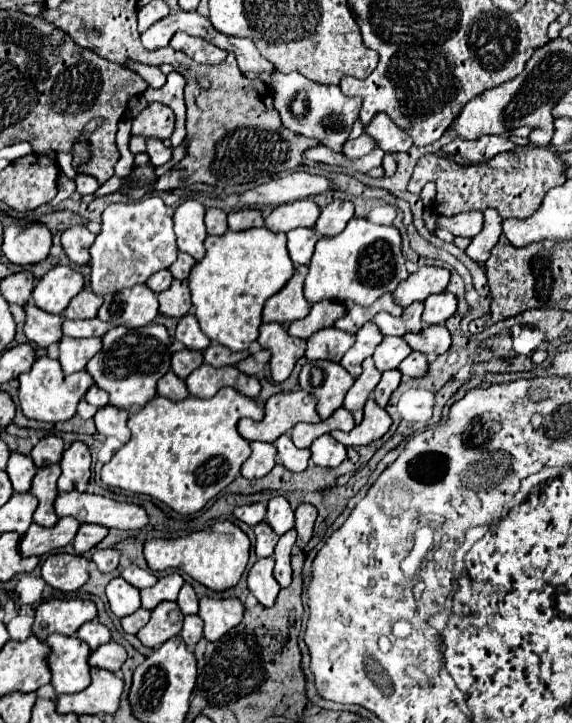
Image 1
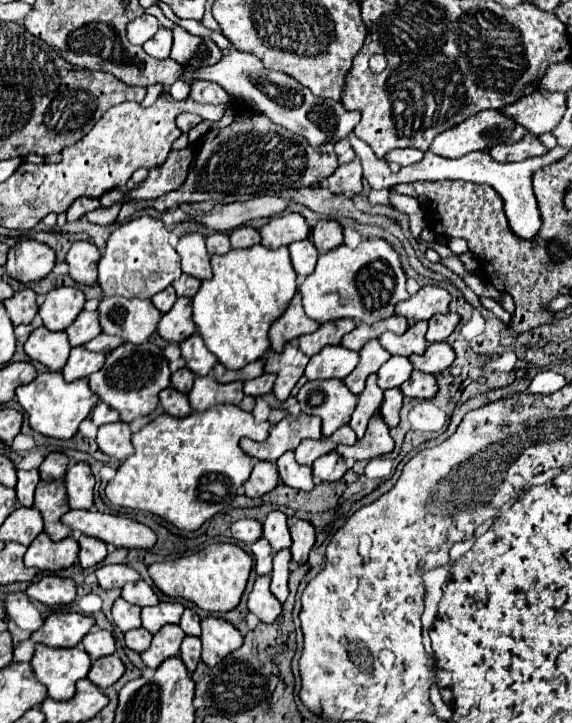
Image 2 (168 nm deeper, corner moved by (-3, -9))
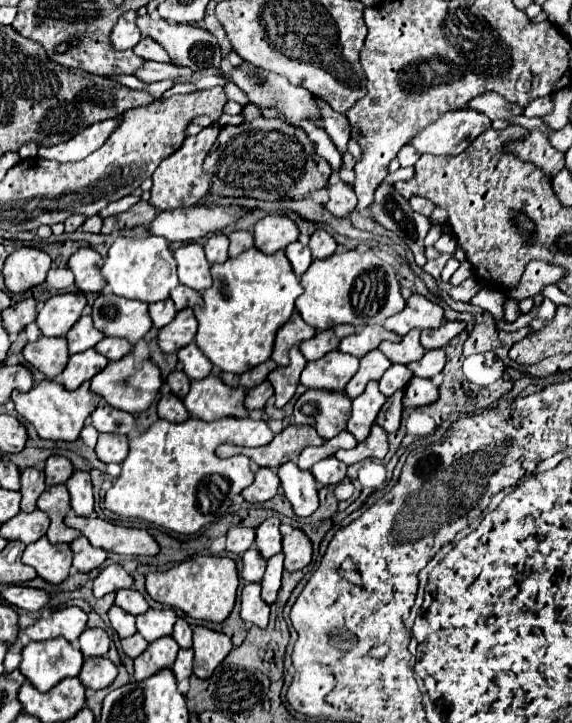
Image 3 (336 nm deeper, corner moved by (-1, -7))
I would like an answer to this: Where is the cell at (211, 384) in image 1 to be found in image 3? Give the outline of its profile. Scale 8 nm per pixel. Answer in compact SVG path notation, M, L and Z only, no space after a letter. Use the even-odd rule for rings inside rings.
M209 374L203 380L191 382L191 392L185 396L185 406L193 418L199 420L217 420L225 416L247 418L249 412L243 408L245 388L229 388L215 374ZM197 410L203 410L203 416L197 416ZM207 410L213 410L211 414Z

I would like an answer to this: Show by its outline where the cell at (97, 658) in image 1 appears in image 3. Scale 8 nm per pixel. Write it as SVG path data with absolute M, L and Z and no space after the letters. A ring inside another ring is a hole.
M107 656L87 658L77 678L87 690L101 690L107 688L117 678L117 668Z

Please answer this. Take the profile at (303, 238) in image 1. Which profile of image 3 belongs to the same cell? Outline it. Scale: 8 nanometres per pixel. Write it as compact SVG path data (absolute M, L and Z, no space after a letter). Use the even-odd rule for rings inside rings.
M293 242L285 248L285 254L287 254L287 260L291 262L293 266L293 272L301 278L303 272L309 268L309 264L313 262L311 258L311 250L307 246L303 246L301 242Z

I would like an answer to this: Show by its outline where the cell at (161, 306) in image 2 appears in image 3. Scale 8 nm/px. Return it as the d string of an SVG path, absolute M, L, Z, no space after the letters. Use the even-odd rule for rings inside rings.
M163 300L163 302L149 306L149 316L153 320L153 328L157 328L157 330L167 326L175 318L175 314L177 314L177 310L173 306L173 300Z

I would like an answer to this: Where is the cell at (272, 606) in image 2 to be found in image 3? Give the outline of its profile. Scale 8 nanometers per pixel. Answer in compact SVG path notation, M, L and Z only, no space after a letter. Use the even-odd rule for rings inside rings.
M245 584L241 590L241 618L249 624L265 628L269 622L269 606L261 600L261 586Z

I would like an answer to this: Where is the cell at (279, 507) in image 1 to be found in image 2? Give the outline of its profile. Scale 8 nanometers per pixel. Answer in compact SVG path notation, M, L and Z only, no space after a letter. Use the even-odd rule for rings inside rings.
M271 512L263 522L263 536L269 540L273 550L283 550L291 546L291 534L287 526L287 516L283 512Z

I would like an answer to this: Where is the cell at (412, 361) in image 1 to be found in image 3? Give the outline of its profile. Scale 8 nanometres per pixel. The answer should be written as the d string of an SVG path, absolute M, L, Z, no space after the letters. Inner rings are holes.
M413 376L405 388L403 406L405 408L419 408L419 406L433 404L437 398L439 398L439 390L437 390L437 386L433 386L431 380L421 380L421 378Z

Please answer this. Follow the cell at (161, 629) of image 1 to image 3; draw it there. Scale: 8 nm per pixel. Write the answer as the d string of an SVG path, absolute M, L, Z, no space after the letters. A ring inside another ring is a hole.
M171 636L155 640L147 646L147 650L135 658L135 680L145 680L157 674L163 668L171 668L177 658L177 644L173 644Z

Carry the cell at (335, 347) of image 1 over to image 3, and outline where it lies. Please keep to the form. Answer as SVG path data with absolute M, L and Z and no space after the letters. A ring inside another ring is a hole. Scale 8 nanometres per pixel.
M339 350L323 356L317 362L309 362L301 374L301 384L311 390L345 392L347 382L359 370L359 358L343 354Z

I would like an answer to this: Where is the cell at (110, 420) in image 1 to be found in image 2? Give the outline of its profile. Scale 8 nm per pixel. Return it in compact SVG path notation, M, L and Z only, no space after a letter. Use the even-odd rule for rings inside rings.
M113 422L113 424L103 424L99 426L97 432L97 444L99 448L109 454L115 460L125 460L133 454L133 444L131 444L131 428L125 422Z

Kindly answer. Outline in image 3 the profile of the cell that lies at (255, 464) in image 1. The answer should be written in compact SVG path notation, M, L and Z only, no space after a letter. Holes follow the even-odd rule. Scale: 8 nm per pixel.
M259 468L255 474L255 482L241 492L241 496L255 504L255 502L267 502L271 500L279 490L279 476L269 468Z

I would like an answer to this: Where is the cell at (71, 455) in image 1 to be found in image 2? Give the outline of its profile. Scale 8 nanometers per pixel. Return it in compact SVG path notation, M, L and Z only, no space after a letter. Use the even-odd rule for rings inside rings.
M87 462L73 464L65 474L65 486L71 508L91 508L93 506L93 486L95 478Z

